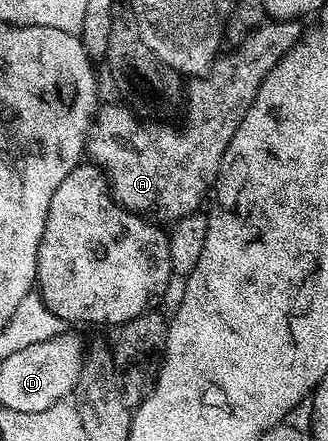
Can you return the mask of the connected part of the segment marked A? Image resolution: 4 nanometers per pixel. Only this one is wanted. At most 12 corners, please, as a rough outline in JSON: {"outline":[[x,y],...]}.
{"outline":[[301,20],[264,23],[188,89],[186,122],[103,104],[85,156],[131,215],[173,223]]}

